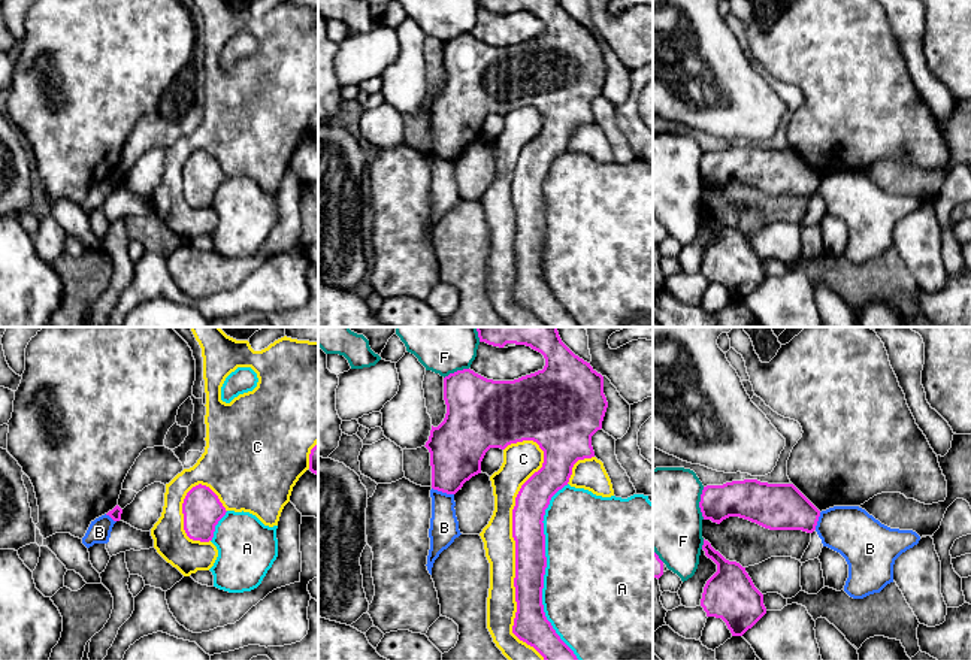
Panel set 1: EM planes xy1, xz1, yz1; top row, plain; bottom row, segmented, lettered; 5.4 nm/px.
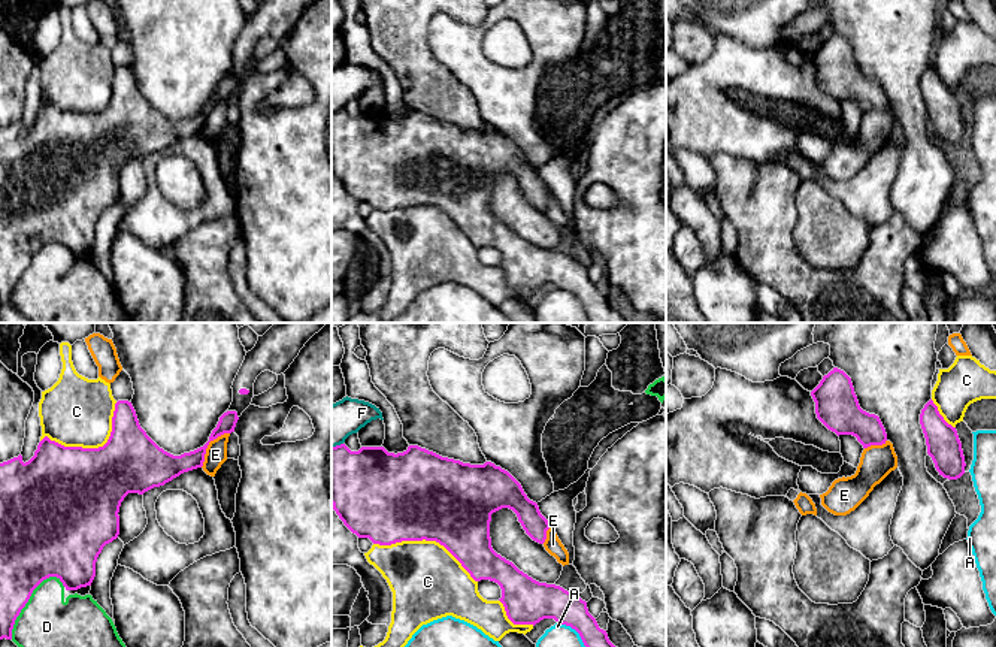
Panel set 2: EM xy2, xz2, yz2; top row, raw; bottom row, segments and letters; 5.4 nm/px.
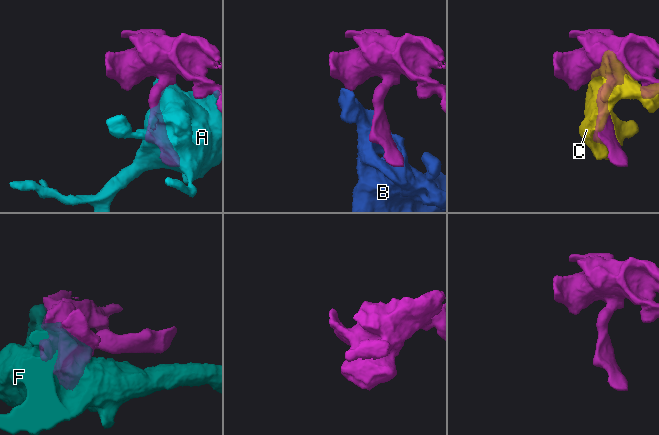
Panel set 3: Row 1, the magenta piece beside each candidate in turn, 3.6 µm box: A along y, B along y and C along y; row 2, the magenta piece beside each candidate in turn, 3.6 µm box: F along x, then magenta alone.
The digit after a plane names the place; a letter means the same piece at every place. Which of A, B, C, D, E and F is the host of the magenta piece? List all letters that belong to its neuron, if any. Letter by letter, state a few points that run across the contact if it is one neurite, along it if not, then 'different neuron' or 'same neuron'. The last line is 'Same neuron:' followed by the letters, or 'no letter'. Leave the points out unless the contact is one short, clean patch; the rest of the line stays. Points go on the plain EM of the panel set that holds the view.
A: different neuron
B: line xz1 (432, 153), (453, 160); different neuron
C: different neuron
D: different neuron
E: different neuron
F: different neuron
Same neuron: no letter

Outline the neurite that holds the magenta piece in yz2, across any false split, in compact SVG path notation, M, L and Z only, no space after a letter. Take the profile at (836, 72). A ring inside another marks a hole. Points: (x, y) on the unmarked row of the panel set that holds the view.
M833 33L811 61L817 84L838 102L853 100L863 114L885 109L887 99L880 82L860 73L851 43L844 36Z

